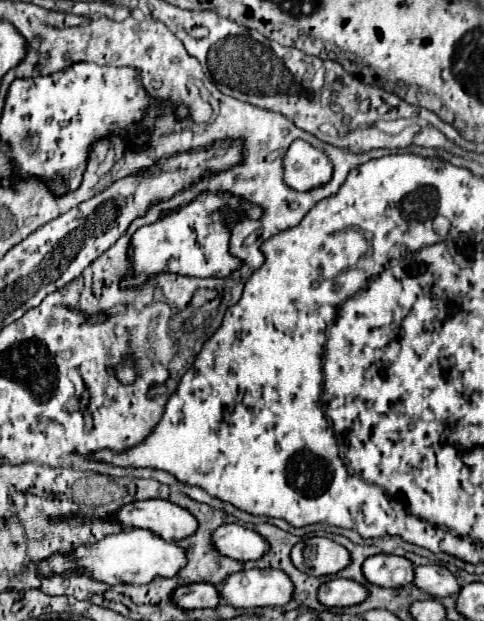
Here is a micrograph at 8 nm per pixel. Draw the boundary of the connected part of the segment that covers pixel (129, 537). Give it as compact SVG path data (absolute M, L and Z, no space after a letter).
M121 530L117 534L105 536L103 540L89 544L89 546L77 546L71 554L51 554L49 558L43 558L37 562L37 572L43 578L65 574L67 570L73 574L85 574L93 580L105 582L109 586L113 584L147 584L157 576L171 578L185 566L185 550L177 546L175 542L167 542L153 532L147 530Z

